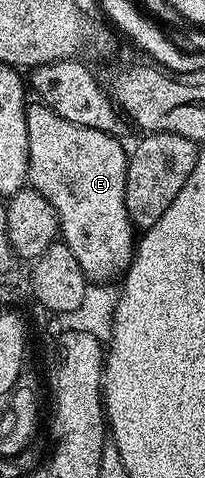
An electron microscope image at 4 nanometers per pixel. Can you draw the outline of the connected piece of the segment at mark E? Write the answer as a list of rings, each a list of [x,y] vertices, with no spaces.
[[[30,106],[27,117],[27,141],[29,142],[29,181],[57,210],[57,225],[60,242],[65,243],[79,261],[86,278],[94,284],[105,283],[108,279],[124,276],[128,271],[135,250],[135,228],[129,219],[125,204],[125,174],[127,173],[126,148],[121,148],[122,140],[116,135],[108,135],[99,129],[87,129],[59,117],[52,107]]]

